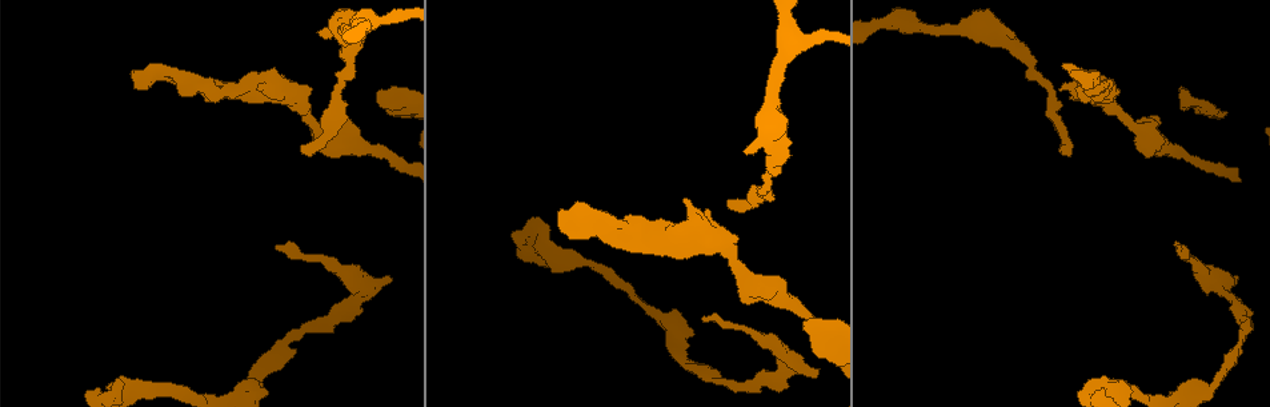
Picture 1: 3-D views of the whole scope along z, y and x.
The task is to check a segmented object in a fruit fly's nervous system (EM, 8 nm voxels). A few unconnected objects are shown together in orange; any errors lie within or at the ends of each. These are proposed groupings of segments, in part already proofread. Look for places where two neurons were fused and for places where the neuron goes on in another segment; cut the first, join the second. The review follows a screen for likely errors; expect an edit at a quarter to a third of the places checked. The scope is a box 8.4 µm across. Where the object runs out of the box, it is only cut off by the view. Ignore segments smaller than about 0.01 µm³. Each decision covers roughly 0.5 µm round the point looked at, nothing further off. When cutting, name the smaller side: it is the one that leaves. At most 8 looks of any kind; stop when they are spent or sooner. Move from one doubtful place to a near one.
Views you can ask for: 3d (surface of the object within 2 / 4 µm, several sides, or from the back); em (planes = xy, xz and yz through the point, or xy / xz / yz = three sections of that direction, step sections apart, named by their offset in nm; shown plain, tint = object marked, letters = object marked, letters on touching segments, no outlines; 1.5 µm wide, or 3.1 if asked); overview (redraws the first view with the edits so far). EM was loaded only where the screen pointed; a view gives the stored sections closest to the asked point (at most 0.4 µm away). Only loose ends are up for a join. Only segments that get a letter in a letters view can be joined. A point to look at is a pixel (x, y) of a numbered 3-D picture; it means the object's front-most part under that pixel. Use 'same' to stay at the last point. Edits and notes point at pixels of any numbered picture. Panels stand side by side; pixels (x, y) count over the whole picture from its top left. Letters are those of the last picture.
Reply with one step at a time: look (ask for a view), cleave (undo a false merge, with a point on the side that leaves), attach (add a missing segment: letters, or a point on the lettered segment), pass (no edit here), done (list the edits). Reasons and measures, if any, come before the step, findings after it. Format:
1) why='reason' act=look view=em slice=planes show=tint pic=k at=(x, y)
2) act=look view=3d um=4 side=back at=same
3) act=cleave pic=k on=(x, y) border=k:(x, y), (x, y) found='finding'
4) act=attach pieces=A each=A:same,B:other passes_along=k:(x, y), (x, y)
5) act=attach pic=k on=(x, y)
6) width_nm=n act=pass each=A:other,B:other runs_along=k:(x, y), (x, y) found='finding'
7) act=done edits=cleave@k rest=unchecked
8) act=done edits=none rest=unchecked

why='branch stops here' act=look view=em slice=planes show=letters pic=1 at=(390, 280)

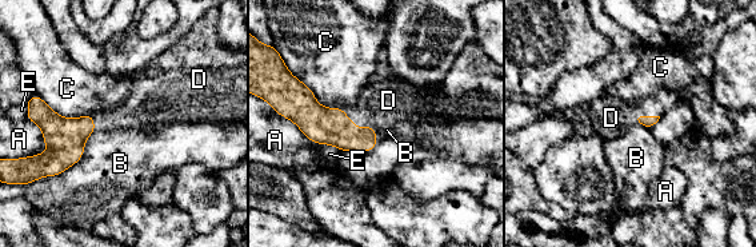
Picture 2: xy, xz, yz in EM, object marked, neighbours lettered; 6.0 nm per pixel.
act=attach pieces=D each=A:other,B:other,C:other,D:same,E:other found='it goes on there'

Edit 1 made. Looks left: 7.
why='three arms meet' act=look view=3d um=2 side=back pic=1 at=(608, 233)

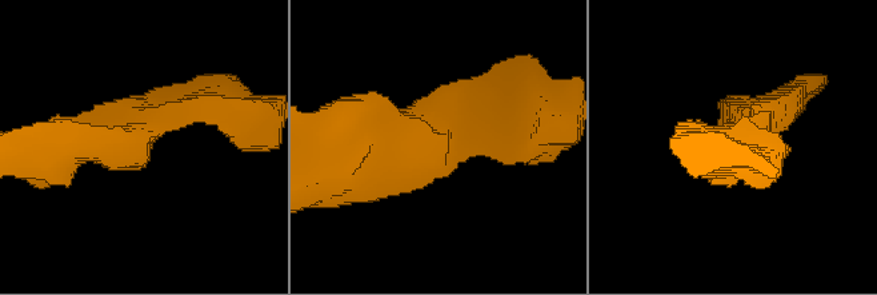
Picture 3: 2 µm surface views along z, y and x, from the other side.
arms=3 why='now the EM' act=look view=em slice=planes show=letters pic=3 at=(434, 140)

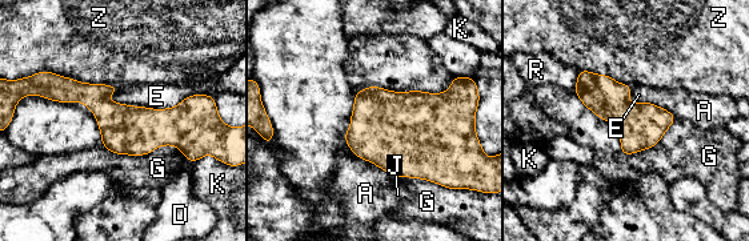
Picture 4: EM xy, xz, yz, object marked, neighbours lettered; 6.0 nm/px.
act=pass each=A:other,D:other,E:other,G:other,J:other,K:other,R:other,Z:other border=4:(185, 97), (168, 108), (105, 99) found='one neuron here'

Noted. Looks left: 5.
why='an open end' act=look view=3d um=4 side=back pic=1 at=(1068, 150)

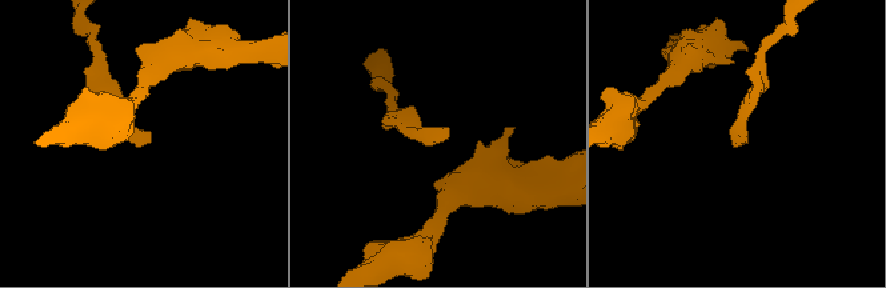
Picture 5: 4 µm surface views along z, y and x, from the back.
why='shape alone is not enough' act=look view=em slice=planes show=tint pic=5 at=(446, 135)

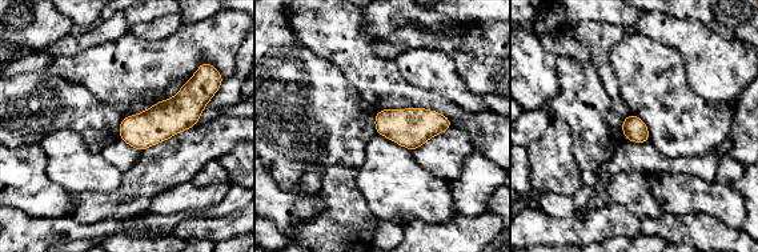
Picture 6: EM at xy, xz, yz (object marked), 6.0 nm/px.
why='what lies round it' act=look view=em slice=planes show=letters at=same

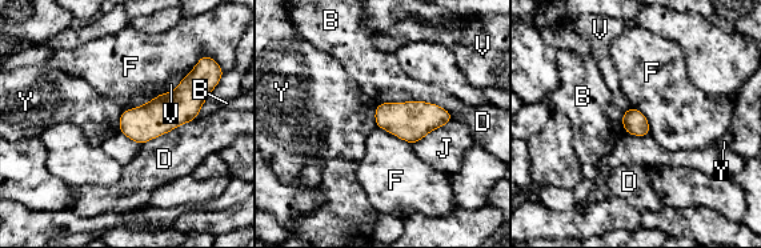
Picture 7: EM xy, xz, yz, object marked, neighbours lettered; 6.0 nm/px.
act=pass each=B:other,D:other,F:other,J:other,V:other,Y:other border=7:(161, 94), (121, 112) found='none of them fits'

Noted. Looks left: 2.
act=done edits=attach@2 rest=unchecked

